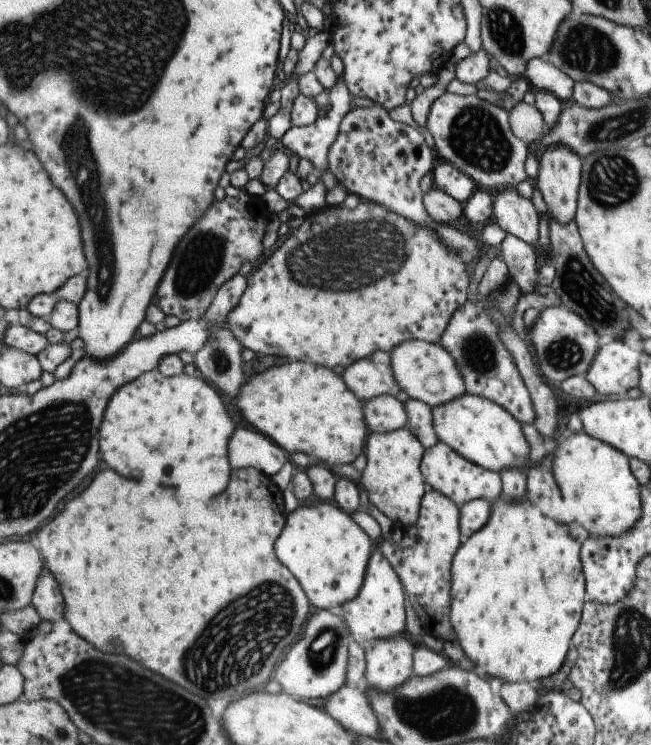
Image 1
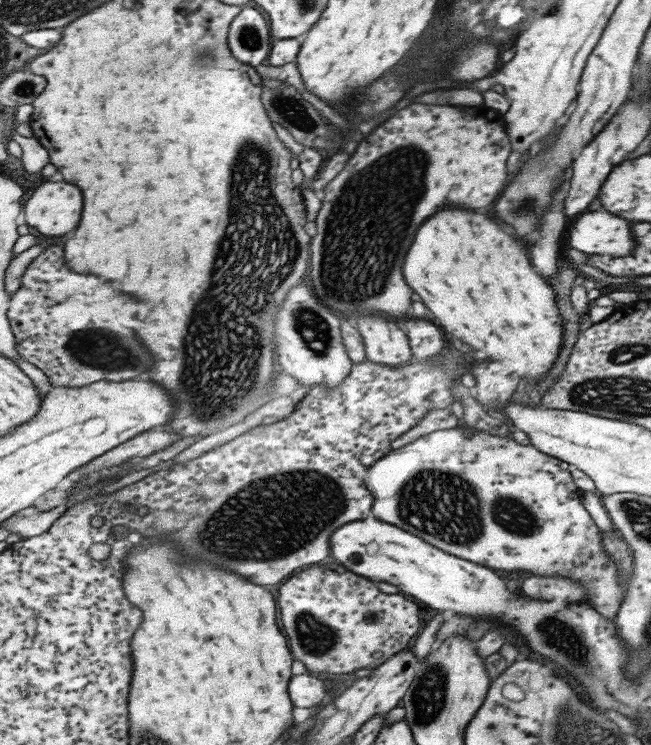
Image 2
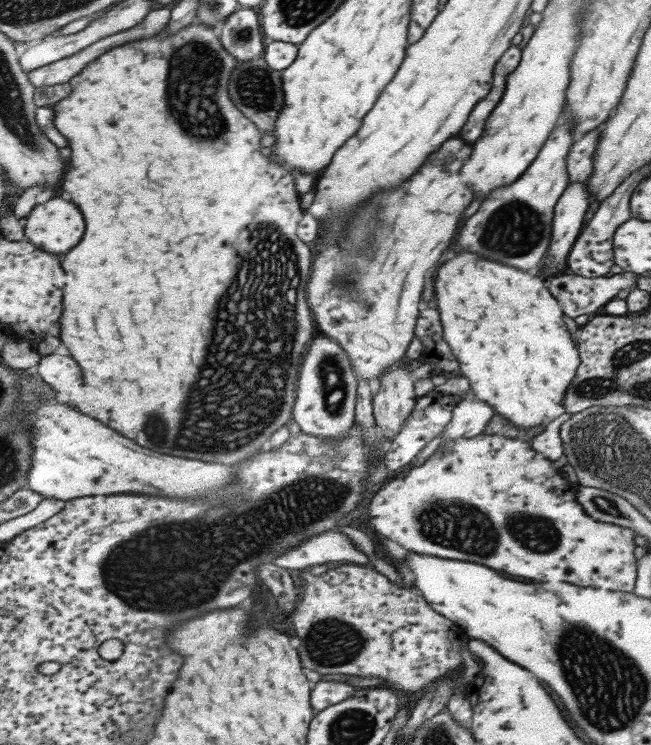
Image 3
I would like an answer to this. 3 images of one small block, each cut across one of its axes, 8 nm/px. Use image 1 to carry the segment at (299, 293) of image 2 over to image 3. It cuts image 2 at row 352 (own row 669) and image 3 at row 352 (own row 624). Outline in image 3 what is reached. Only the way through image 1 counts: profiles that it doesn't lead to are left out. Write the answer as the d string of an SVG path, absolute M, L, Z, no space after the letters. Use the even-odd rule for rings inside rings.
M321 333L319 338L315 338L315 344L311 344L307 360L303 360L303 374L299 380L293 420L303 432L341 442L356 423L358 379L346 349L337 340Z

